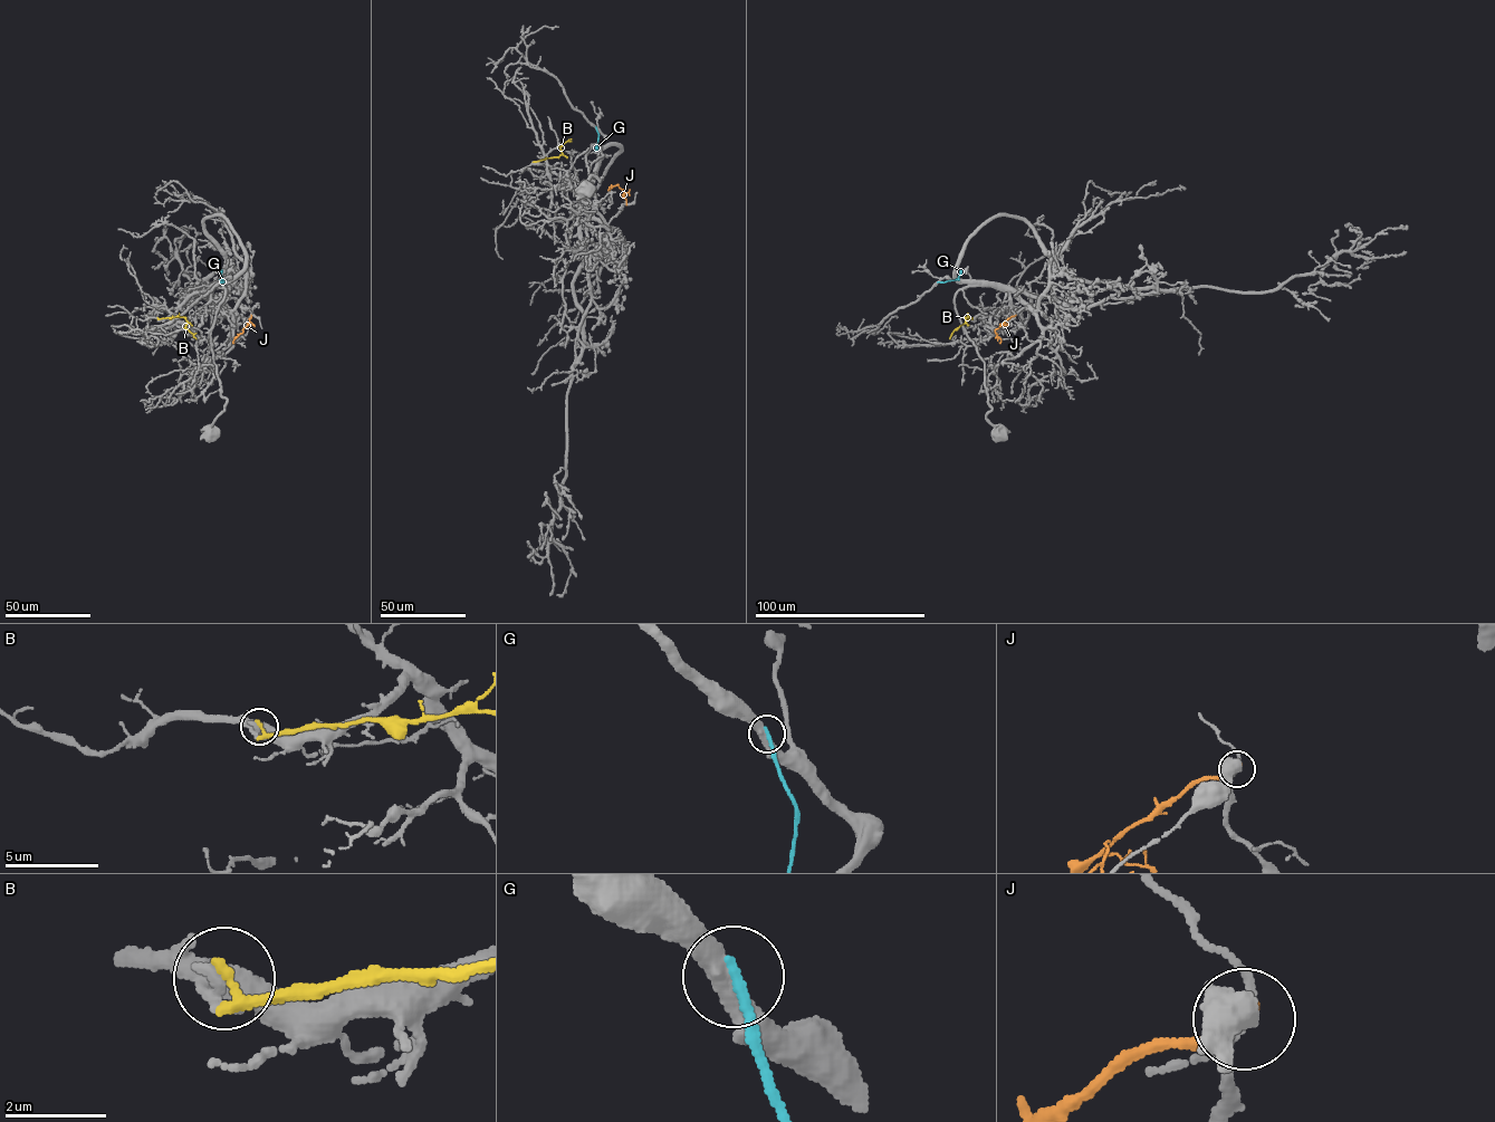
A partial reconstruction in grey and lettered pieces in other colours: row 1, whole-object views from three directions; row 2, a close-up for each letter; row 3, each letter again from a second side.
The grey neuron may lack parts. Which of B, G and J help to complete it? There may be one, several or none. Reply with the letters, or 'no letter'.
no letter

